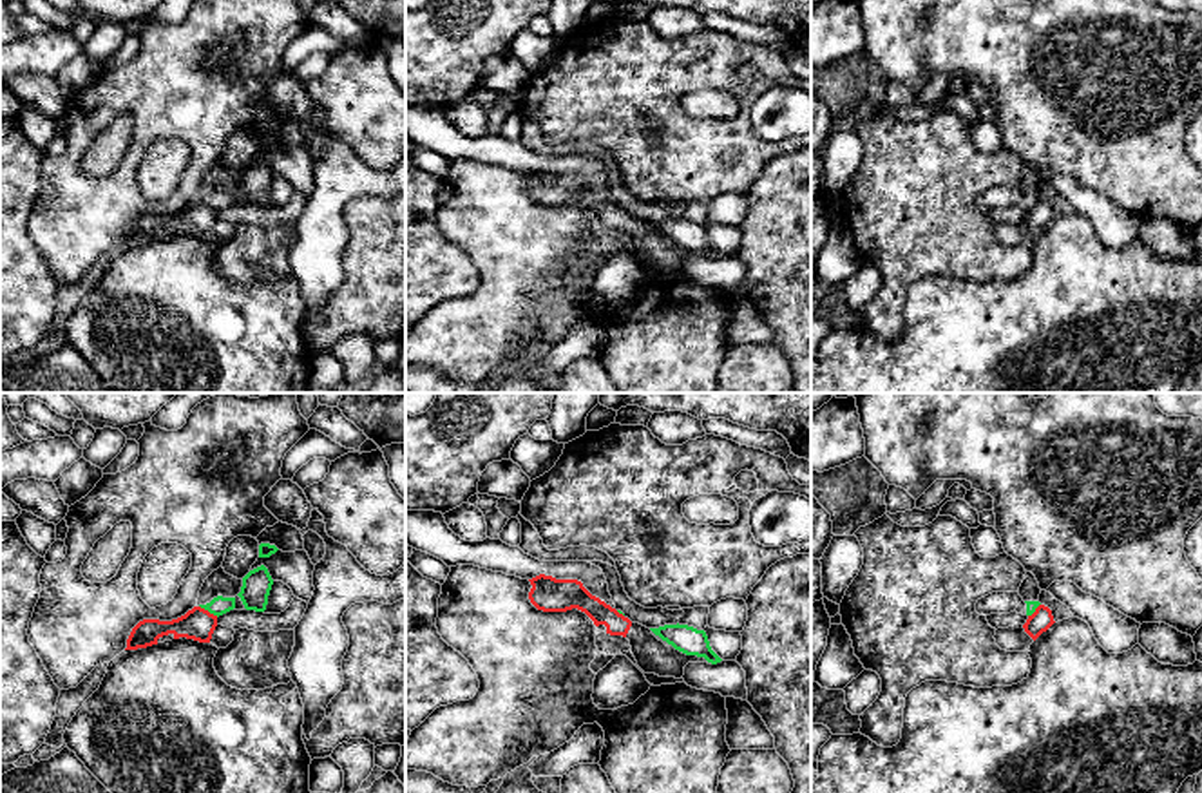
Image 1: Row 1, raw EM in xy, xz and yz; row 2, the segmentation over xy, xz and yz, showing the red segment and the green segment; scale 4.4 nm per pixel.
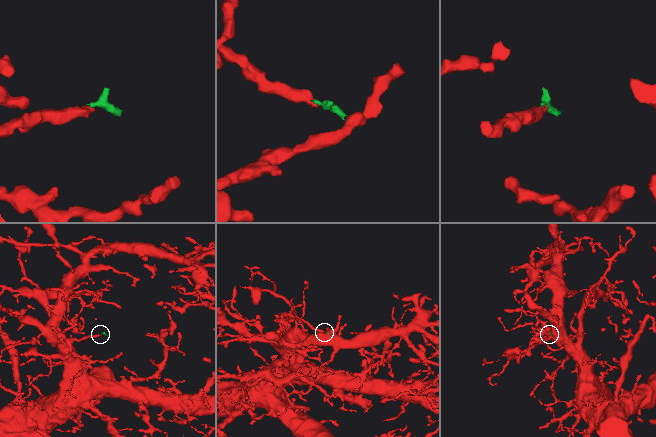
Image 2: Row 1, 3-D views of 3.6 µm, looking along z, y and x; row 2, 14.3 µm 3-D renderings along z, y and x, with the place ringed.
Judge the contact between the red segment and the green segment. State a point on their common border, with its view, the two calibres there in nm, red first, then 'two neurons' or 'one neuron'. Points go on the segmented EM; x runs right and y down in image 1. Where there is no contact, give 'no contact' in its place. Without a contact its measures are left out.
meets red in xy at (207, 611); 140 nm thick on the red side, 90 nm on the other; two neurons

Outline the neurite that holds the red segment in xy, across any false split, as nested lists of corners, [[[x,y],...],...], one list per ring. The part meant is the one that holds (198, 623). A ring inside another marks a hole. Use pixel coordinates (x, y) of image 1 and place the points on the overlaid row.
[[[194,607],[185,616],[172,621],[143,619],[132,628],[125,650],[157,645],[157,639],[168,634],[172,634],[174,639],[186,637],[199,643],[210,643],[215,626],[217,616],[201,607]]]

